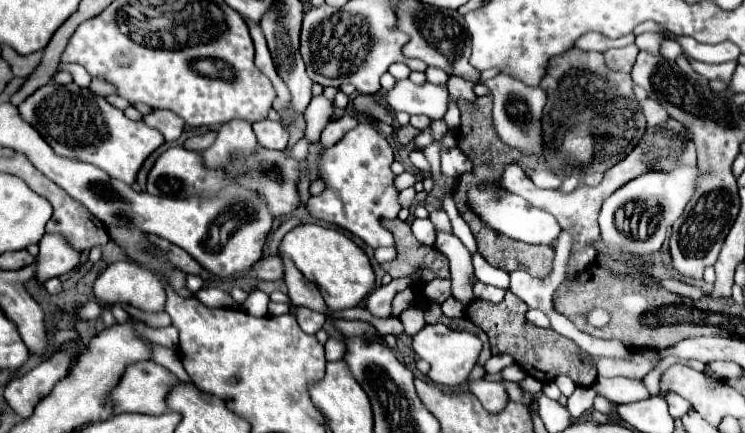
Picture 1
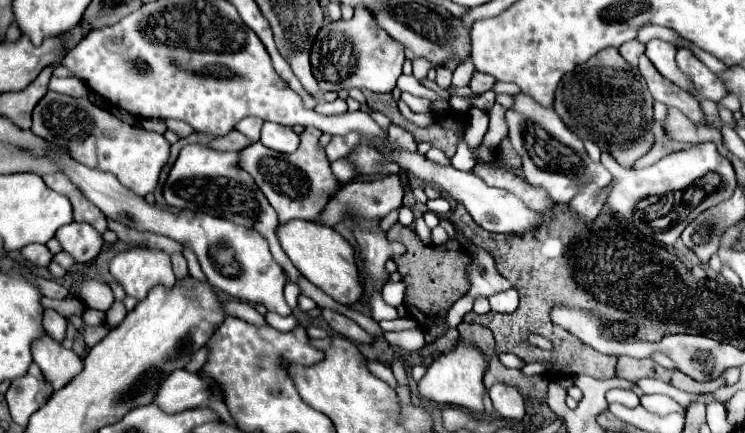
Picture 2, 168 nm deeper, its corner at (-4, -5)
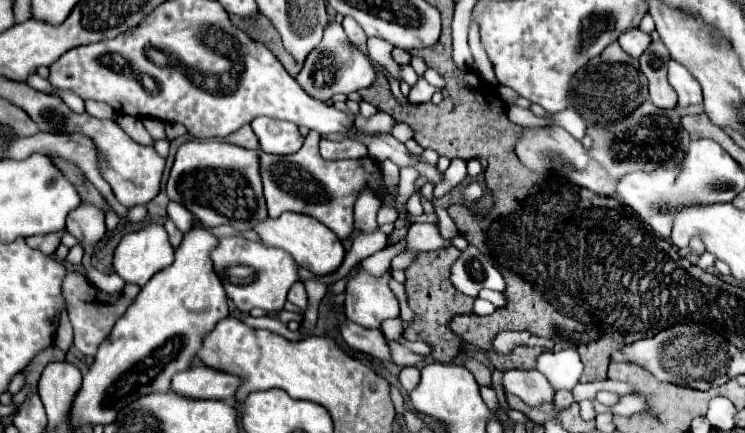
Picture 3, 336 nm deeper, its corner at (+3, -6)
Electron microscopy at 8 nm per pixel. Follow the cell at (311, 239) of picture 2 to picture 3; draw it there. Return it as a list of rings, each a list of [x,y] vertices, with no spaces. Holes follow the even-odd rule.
[[[285,212],[275,220],[267,218],[265,222],[261,222],[261,226],[255,228],[255,232],[263,240],[263,244],[289,252],[293,256],[293,260],[299,266],[307,268],[309,272],[321,272],[321,274],[323,272],[335,272],[341,266],[343,256],[345,256],[345,248],[343,248],[341,240],[327,226],[323,226],[315,218],[309,218],[303,214]]]

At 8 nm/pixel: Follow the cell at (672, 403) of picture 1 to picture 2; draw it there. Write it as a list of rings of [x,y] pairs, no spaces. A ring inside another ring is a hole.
[[[642,395],[640,405],[644,409],[648,409],[650,413],[656,413],[656,415],[668,415],[672,411],[682,411],[684,409],[682,405],[678,405],[674,399],[666,397],[666,395]]]

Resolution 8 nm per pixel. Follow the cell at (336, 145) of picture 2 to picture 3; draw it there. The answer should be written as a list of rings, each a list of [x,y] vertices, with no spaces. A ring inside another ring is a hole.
[[[321,140],[321,156],[325,160],[357,160],[357,158],[365,158],[367,150],[363,144],[355,142],[355,140],[341,140],[341,142],[331,142],[331,140]]]

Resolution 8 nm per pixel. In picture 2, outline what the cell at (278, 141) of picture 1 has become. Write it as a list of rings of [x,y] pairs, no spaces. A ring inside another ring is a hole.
[[[268,121],[268,123],[262,125],[260,143],[266,145],[268,149],[278,151],[278,153],[292,153],[292,151],[298,149],[300,137],[298,137],[298,133],[292,127]]]

